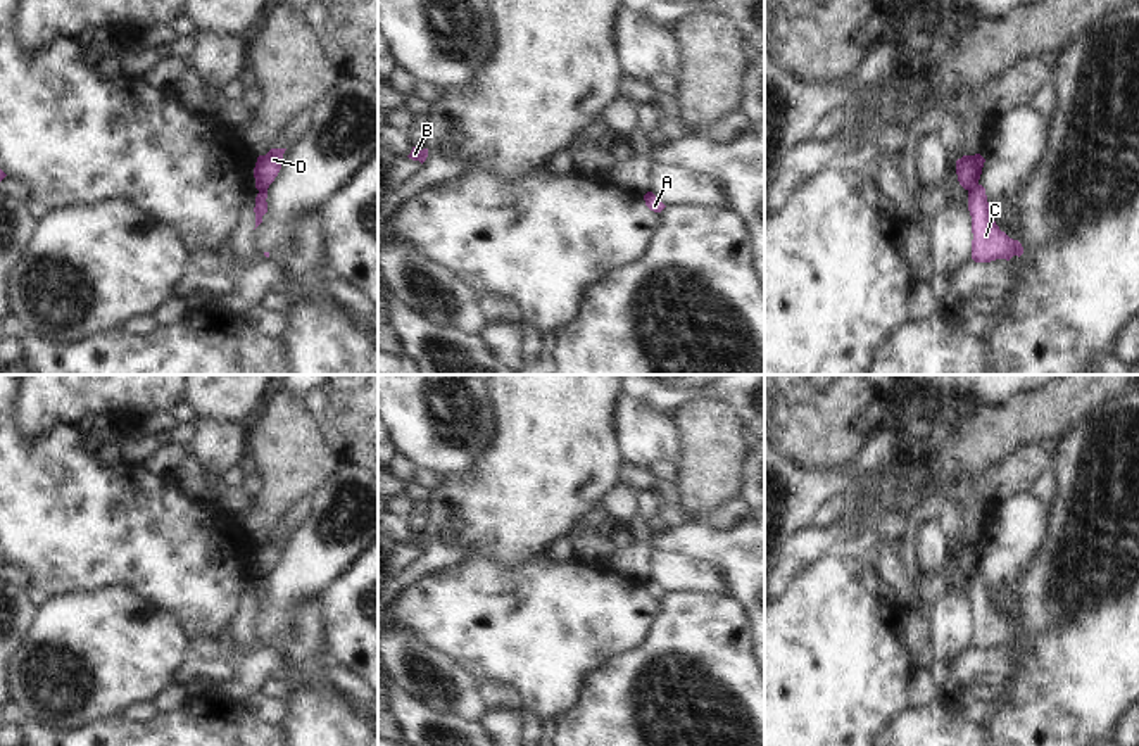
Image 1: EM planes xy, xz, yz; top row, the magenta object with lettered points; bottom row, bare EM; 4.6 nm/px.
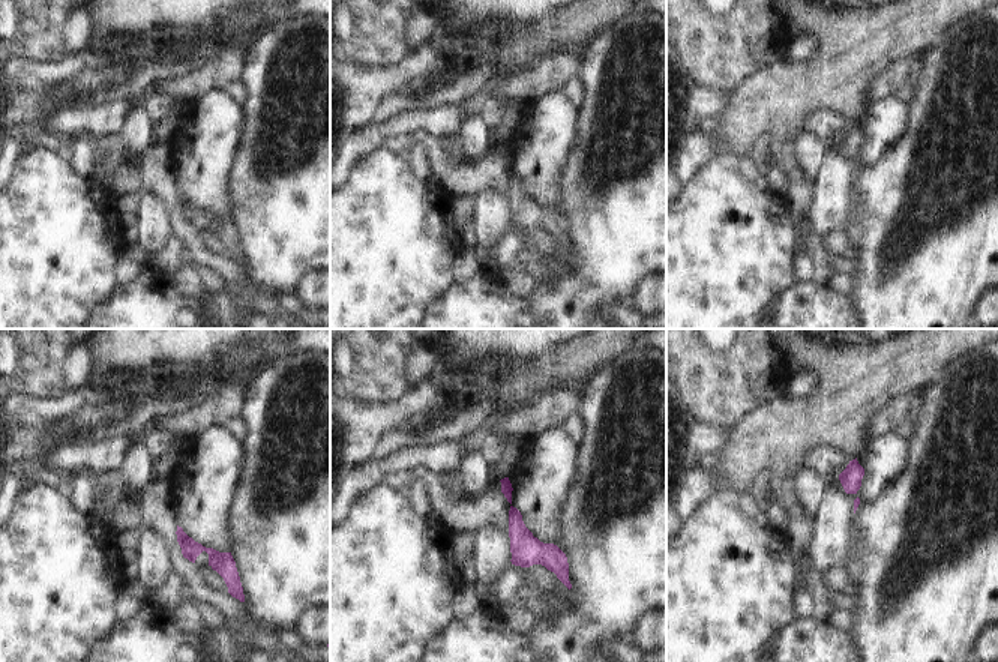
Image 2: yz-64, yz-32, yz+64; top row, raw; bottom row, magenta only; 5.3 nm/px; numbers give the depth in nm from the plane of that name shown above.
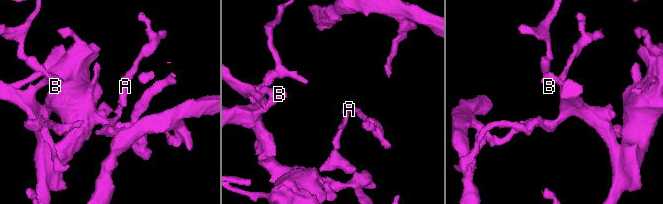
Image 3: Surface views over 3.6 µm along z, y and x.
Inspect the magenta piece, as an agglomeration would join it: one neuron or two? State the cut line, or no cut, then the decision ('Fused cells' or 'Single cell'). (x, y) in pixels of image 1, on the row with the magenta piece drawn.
Split along yz (977, 183), (969, 190). Fused cells.

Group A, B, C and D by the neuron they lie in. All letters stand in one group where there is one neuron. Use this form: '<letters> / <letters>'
A B C / D

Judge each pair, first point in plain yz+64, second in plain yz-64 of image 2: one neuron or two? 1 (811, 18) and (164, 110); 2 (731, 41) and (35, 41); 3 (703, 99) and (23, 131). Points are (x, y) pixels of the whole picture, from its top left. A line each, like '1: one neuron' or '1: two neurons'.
1: two neurons
2: one neuron
3: two neurons

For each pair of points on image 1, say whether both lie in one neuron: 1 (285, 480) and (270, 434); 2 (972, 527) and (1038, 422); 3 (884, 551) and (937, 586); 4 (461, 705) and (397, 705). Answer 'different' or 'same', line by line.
1: same
2: same
3: same
4: different

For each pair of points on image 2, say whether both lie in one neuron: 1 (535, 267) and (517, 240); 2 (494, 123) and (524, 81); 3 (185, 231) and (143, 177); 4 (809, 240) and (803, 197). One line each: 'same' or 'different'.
1: different
2: different
3: same
4: same

